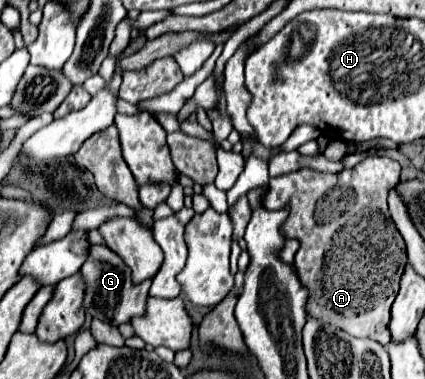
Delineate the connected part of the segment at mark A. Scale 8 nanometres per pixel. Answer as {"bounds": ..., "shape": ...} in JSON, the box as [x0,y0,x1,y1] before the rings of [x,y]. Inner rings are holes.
{"bounds":[263,154,407,346],"shape":[[[369,154],[355,168],[339,174],[327,174],[311,168],[301,168],[269,180],[269,190],[263,196],[263,208],[283,210],[289,208],[289,216],[281,226],[285,238],[297,238],[299,250],[295,254],[297,274],[301,284],[309,290],[307,312],[321,322],[333,324],[357,338],[373,338],[387,346],[391,342],[389,320],[391,304],[399,290],[399,278],[407,264],[407,252],[399,230],[395,228],[387,210],[387,192],[399,182],[401,166],[389,156]]]}

